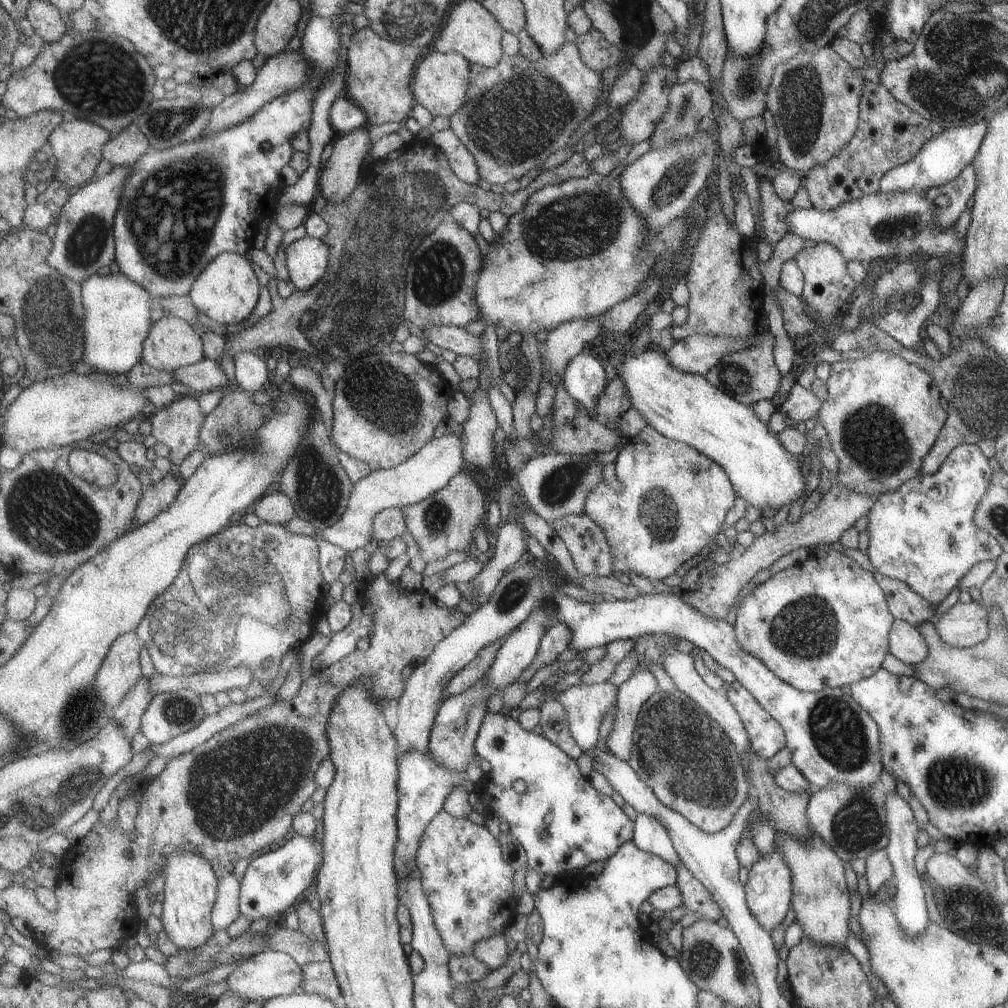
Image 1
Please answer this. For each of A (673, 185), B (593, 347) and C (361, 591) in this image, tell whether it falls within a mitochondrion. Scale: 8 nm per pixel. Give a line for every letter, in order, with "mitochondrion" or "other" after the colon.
A: mitochondrion
B: other
C: other

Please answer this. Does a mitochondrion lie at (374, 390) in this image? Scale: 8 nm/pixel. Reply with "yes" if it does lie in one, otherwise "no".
yes

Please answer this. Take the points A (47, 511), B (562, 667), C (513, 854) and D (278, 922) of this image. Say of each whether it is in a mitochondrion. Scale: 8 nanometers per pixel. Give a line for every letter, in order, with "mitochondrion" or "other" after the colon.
A: mitochondrion
B: other
C: other
D: other

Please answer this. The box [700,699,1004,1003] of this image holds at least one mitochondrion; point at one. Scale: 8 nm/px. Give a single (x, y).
(953, 782)

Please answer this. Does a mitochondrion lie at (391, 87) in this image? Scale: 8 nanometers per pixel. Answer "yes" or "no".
no

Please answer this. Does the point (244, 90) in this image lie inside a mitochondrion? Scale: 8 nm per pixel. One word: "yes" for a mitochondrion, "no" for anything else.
no

